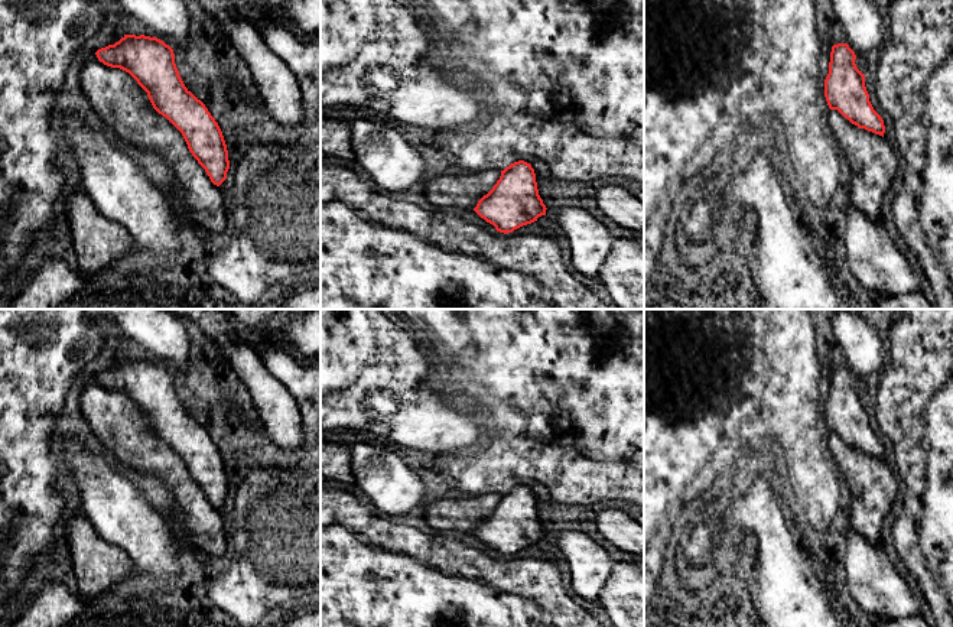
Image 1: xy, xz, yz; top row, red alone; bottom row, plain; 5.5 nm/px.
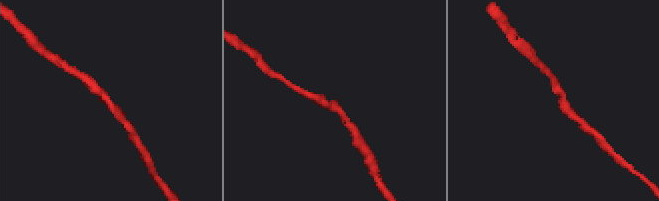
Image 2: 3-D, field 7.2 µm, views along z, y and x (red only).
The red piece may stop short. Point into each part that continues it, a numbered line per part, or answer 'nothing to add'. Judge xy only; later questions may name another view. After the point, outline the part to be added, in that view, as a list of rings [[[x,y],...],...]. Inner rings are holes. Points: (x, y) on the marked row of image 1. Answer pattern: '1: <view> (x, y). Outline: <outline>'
nothing to add

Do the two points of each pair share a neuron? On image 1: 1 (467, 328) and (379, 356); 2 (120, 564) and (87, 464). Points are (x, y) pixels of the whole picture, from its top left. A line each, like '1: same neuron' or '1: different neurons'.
1: different neurons
2: different neurons

